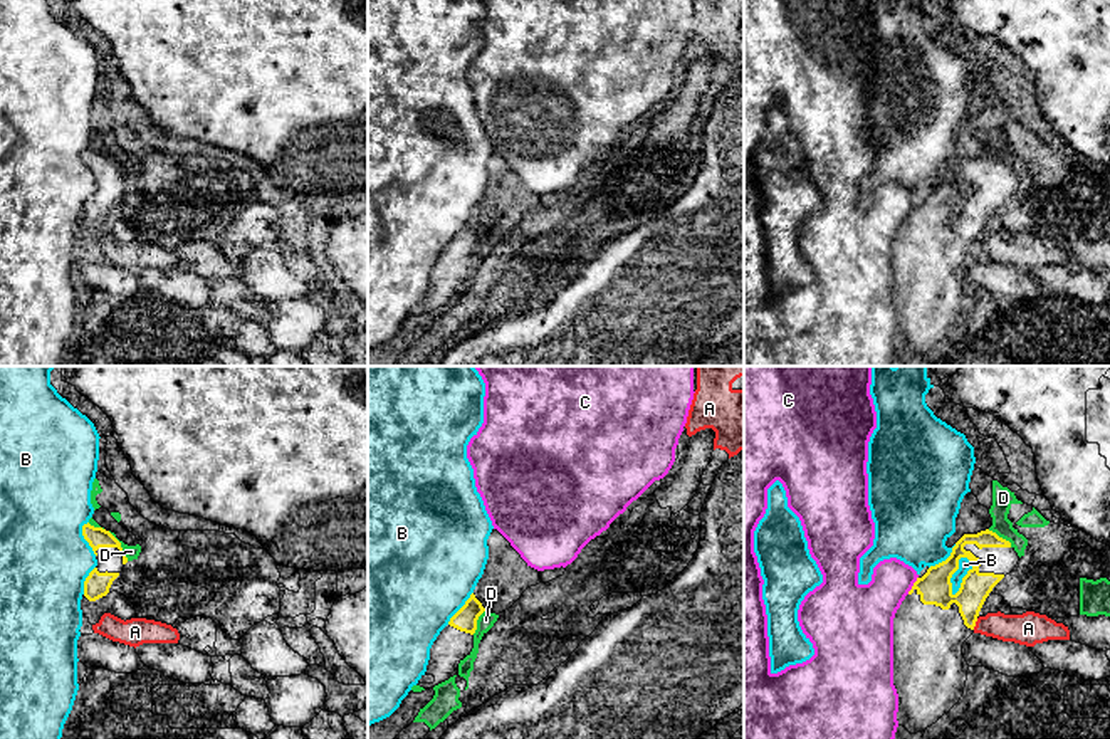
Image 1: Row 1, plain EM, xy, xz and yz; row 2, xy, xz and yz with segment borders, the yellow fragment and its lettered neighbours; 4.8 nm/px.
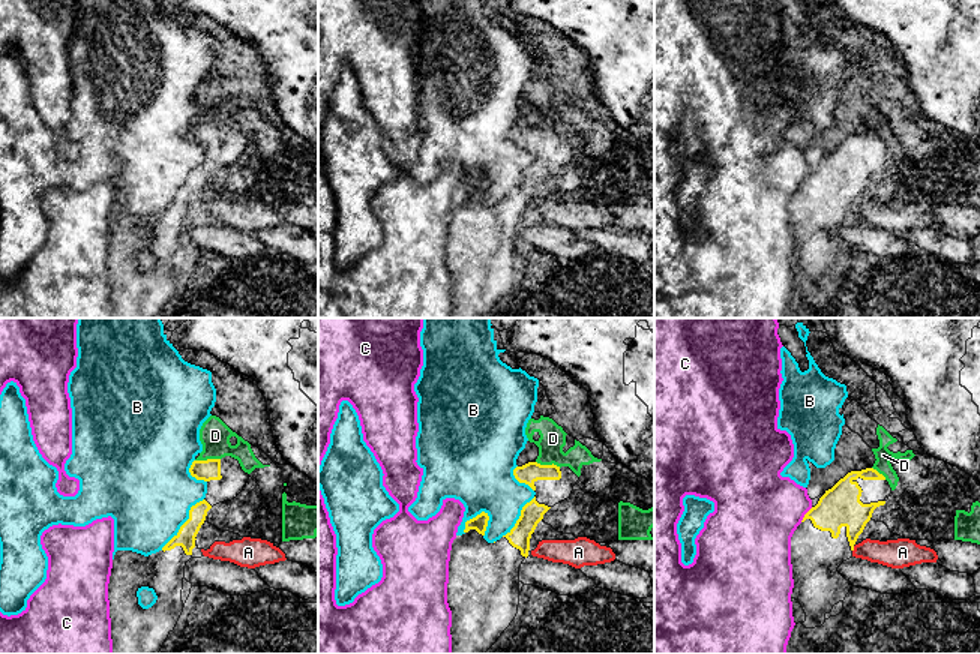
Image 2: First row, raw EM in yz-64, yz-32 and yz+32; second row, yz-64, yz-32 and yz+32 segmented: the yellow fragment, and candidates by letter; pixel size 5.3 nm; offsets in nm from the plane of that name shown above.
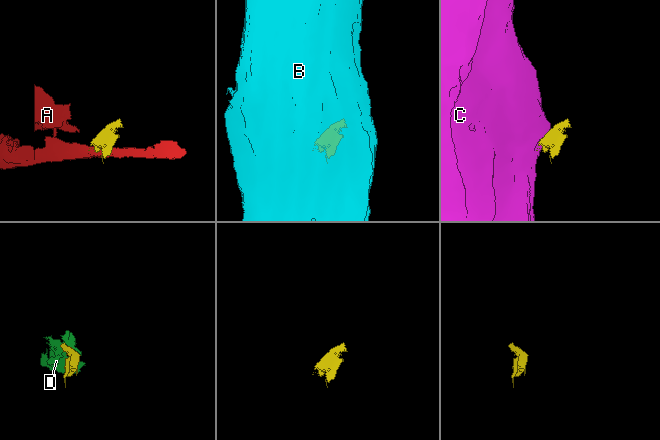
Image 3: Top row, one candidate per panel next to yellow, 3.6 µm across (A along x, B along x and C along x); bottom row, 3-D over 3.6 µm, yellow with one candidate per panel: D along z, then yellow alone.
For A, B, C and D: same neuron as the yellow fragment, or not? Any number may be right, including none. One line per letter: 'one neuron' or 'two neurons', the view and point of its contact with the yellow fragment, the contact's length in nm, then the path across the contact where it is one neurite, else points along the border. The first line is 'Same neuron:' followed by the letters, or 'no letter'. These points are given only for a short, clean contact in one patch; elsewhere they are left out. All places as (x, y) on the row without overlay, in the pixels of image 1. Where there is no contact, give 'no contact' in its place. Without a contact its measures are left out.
Same neuron: no letter
A: two neurons; meets yellow in yz at (974, 247); contact 60 nm long; border along yz (978, 242), (973, 252)
B: two neurons; meets yellow in yz at (952, 197); contact 200 nm long
C: two neurons; meets yellow in yz at (914, 209); contact 100 nm long; border along yz (917, 200), (907, 217)
D: two neurons; meets yellow in xy at (120, 170); contact 170 nm long; border along xy (108, 155), (120, 167), (128, 183)

